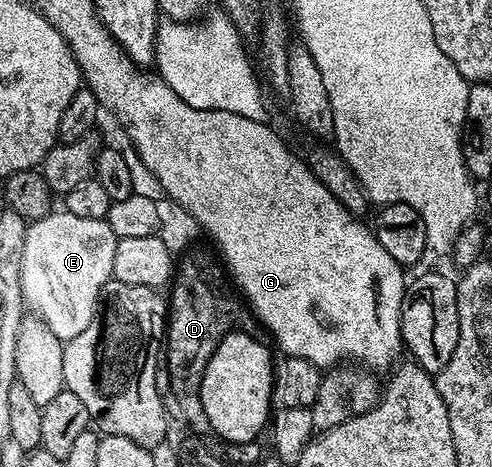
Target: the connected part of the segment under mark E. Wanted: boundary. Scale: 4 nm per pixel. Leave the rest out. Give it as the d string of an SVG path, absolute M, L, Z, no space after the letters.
M64 209L54 210L25 228L21 295L63 341L74 339L91 325L101 291L113 279L117 235L105 219L75 217Z

